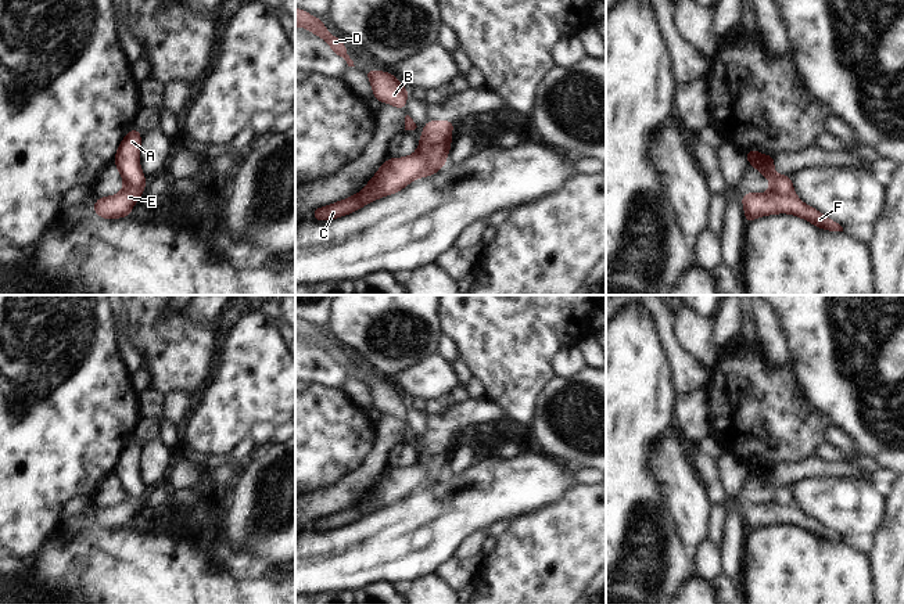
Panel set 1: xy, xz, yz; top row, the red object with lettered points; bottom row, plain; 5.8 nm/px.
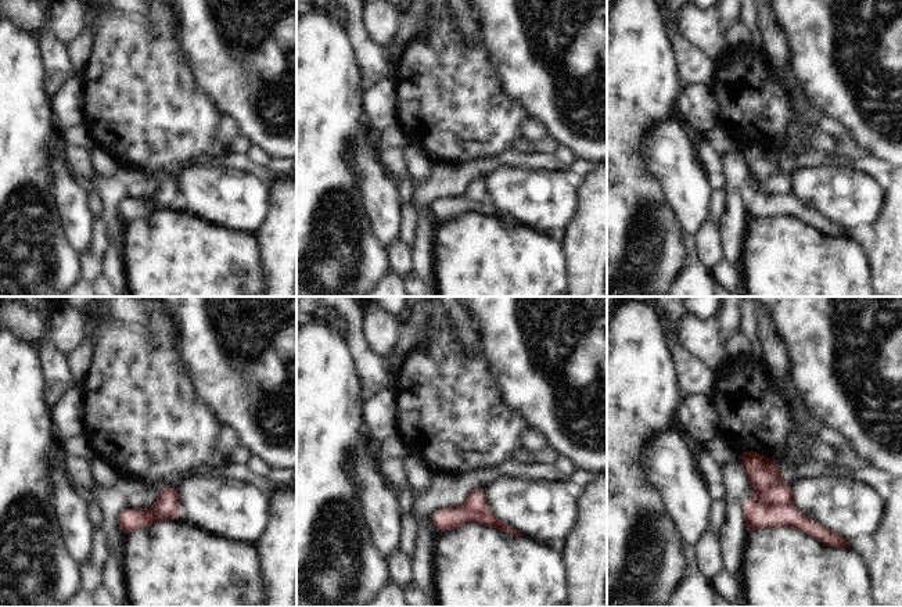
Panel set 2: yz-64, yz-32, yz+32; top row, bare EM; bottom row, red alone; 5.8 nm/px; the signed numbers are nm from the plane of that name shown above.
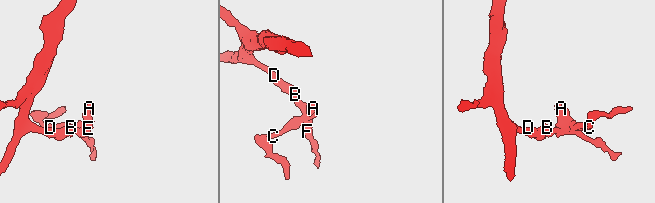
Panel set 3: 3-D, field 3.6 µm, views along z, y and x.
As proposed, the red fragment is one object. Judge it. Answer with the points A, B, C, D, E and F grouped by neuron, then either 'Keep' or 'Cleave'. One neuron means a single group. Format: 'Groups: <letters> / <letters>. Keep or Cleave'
Groups: A B C D E F. Keep

